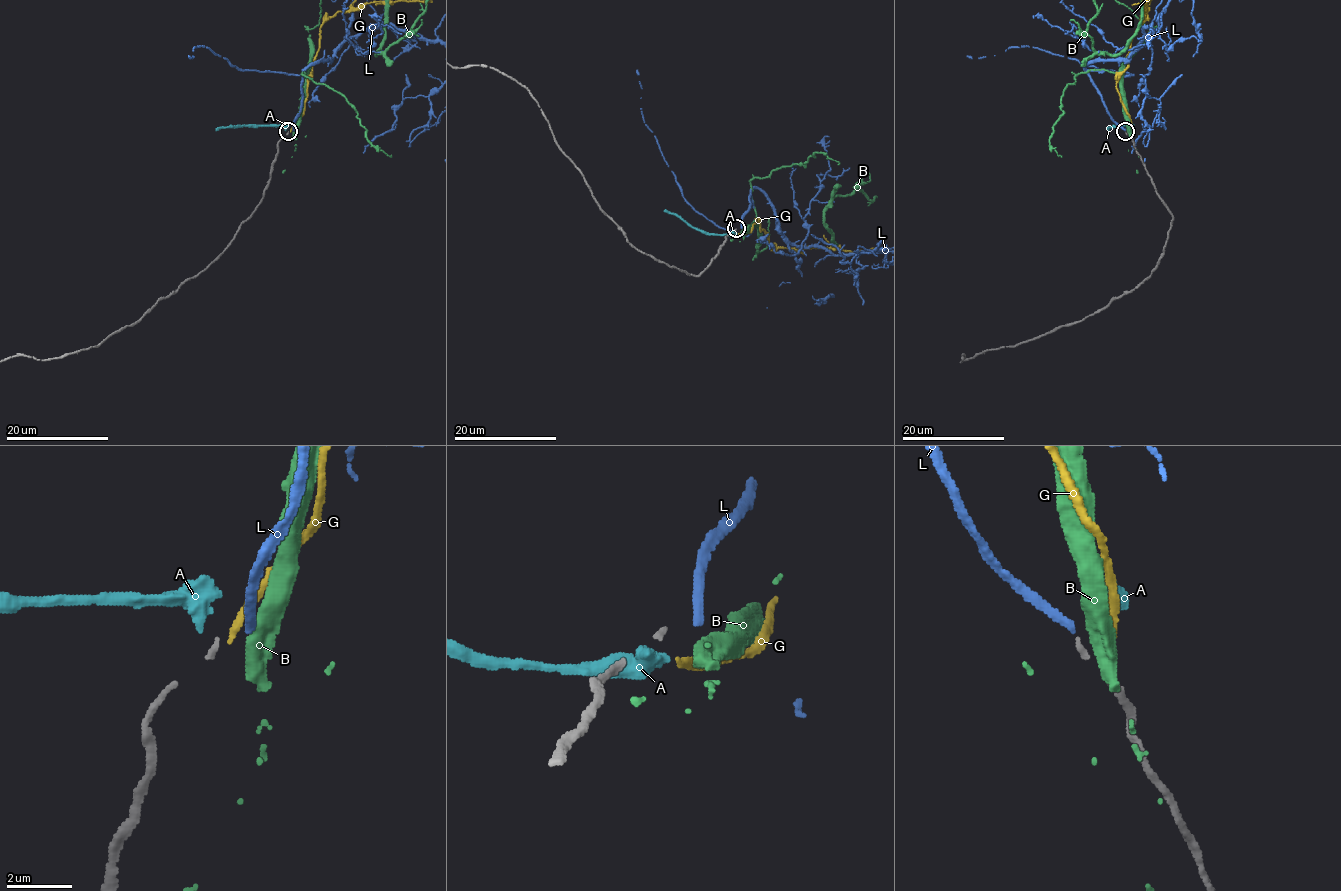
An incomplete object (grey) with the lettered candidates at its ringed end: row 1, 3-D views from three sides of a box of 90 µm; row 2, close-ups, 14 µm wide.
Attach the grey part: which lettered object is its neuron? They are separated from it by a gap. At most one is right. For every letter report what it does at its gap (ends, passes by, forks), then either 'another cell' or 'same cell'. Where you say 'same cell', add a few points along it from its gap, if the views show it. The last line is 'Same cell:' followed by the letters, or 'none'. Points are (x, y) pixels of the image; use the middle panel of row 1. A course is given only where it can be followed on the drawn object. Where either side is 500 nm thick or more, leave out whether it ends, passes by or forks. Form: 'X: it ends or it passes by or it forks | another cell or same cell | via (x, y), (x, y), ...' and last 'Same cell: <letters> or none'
A: it ends | another cell
B: another cell
G: it ends | another cell
L: it ends | another cell
Same cell: none

